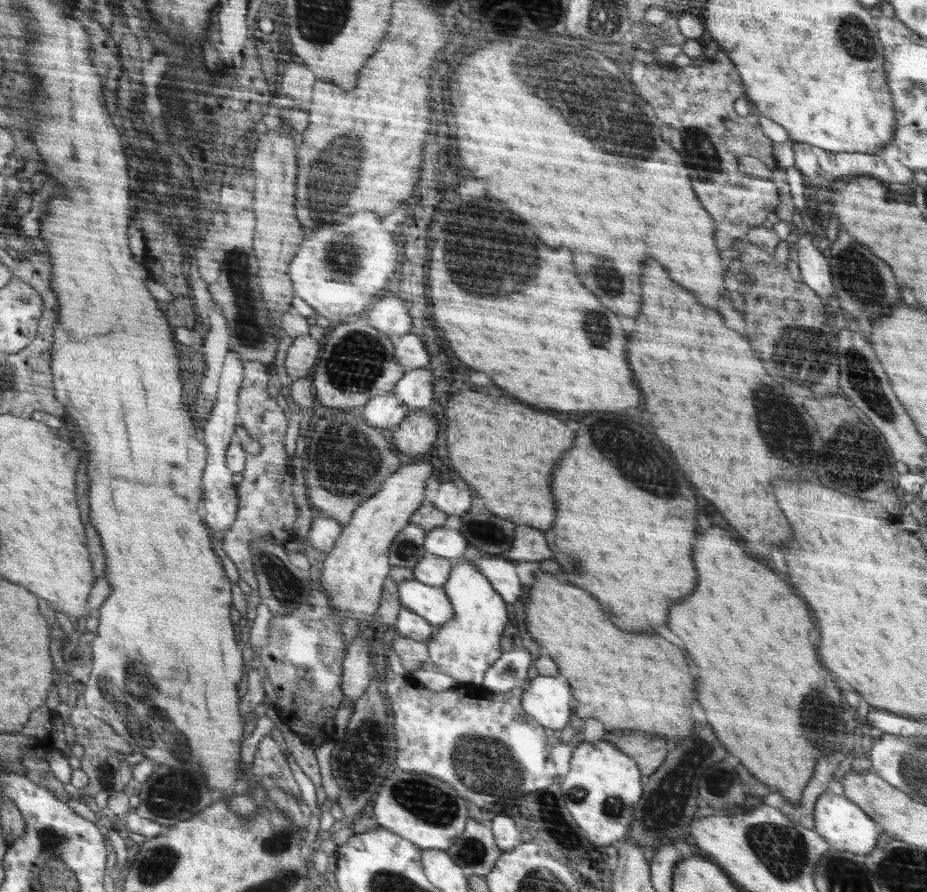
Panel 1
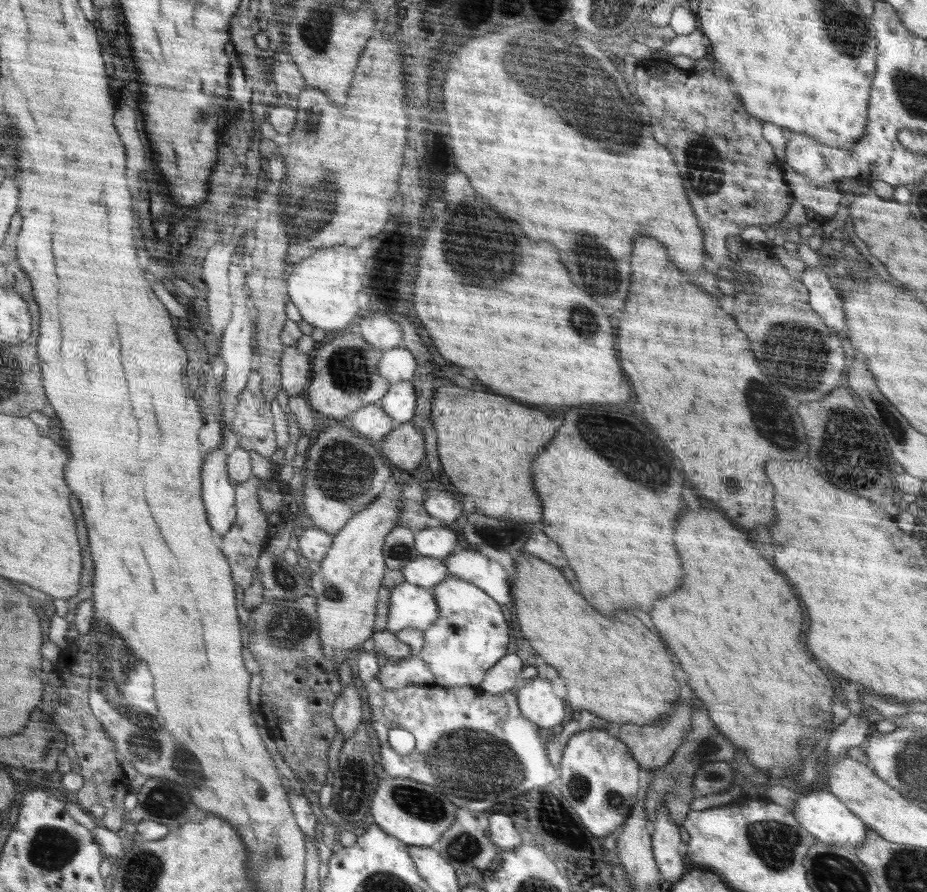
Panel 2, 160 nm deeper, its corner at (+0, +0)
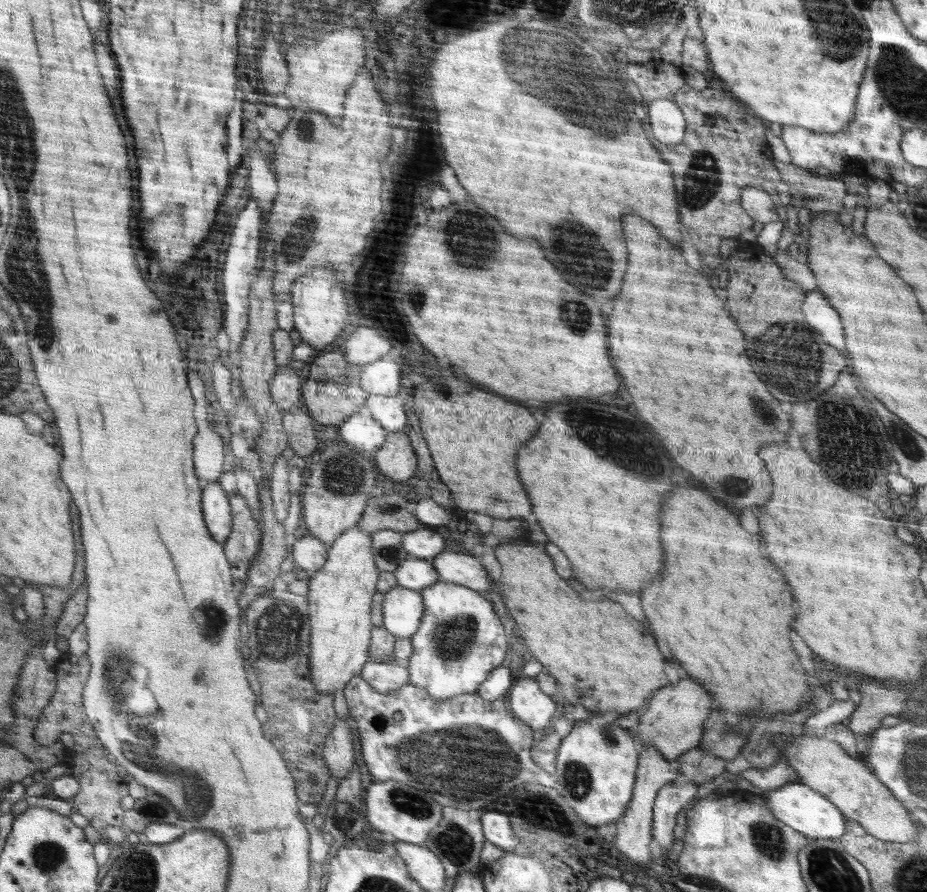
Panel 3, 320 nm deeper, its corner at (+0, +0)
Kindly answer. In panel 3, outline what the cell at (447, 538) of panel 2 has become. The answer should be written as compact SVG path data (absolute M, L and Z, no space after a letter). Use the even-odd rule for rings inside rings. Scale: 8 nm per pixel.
M422 526L404 534L404 549L410 557L432 559L444 551L444 536Z

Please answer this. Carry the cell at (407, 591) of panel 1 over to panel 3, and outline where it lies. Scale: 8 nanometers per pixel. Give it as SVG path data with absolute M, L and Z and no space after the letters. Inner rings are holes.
M396 585L384 593L383 627L396 639L414 636L425 614L421 591Z

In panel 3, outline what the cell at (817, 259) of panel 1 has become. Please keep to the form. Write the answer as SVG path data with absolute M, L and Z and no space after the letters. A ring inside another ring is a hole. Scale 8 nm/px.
M816 288L806 293L801 311L804 313L806 322L816 328L822 334L822 340L838 350L844 350L844 332L840 324L840 316L834 308L826 302L826 296Z

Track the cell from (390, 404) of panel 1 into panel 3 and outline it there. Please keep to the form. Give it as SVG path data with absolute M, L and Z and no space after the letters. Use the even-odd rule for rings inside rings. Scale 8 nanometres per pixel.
M363 412L347 418L339 428L342 442L364 452L376 452L385 443L388 434L380 423Z

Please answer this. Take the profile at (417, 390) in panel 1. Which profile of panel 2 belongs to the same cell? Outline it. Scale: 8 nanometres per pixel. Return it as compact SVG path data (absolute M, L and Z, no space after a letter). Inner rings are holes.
M410 382L391 383L388 392L378 402L396 425L408 422L416 410L416 394Z

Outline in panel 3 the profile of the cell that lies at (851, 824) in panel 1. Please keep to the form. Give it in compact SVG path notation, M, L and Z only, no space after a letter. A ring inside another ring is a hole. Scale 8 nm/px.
M800 782L786 783L779 788L764 793L768 810L784 824L812 839L838 839L846 832L844 816L834 804L822 794Z

